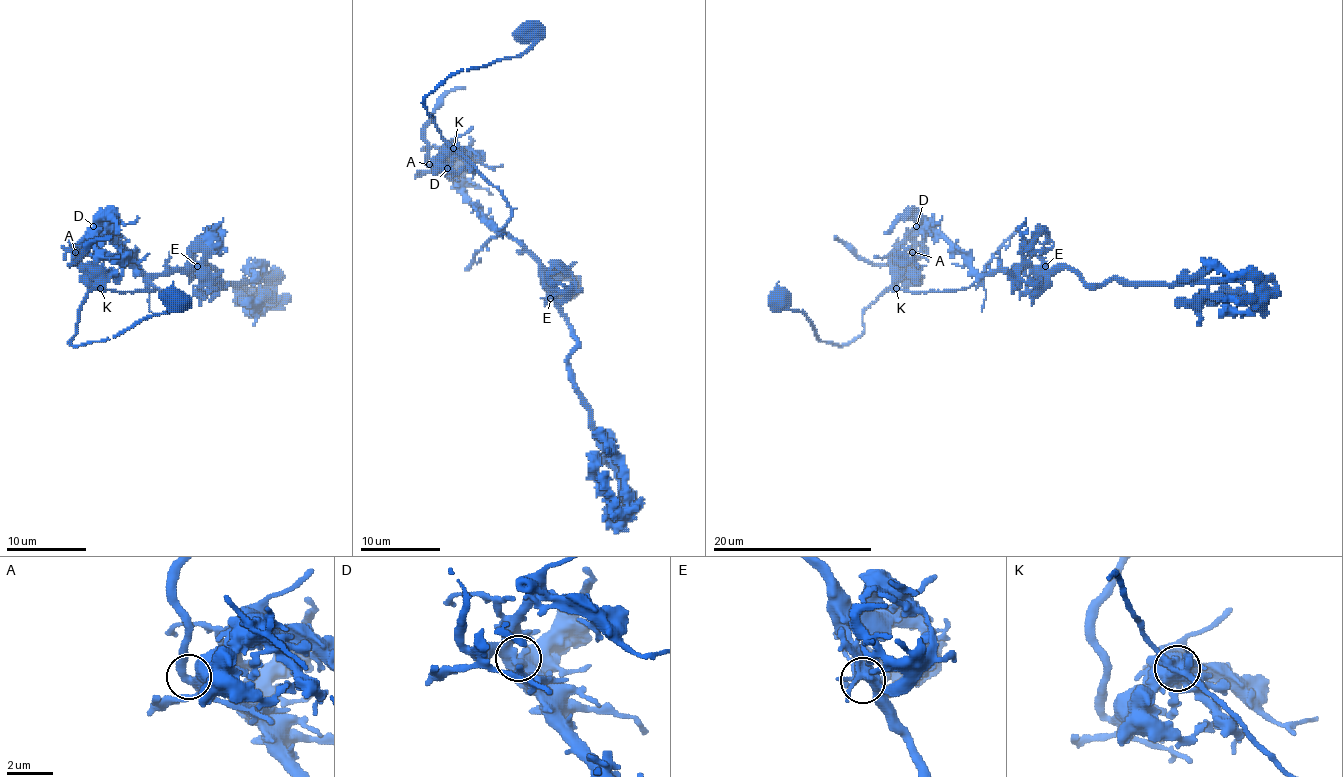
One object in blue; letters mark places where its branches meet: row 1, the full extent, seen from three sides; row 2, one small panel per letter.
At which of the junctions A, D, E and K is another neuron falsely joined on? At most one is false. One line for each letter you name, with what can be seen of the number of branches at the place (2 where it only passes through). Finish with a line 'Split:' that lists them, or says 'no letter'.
K: 3 branches meet
Split: K

